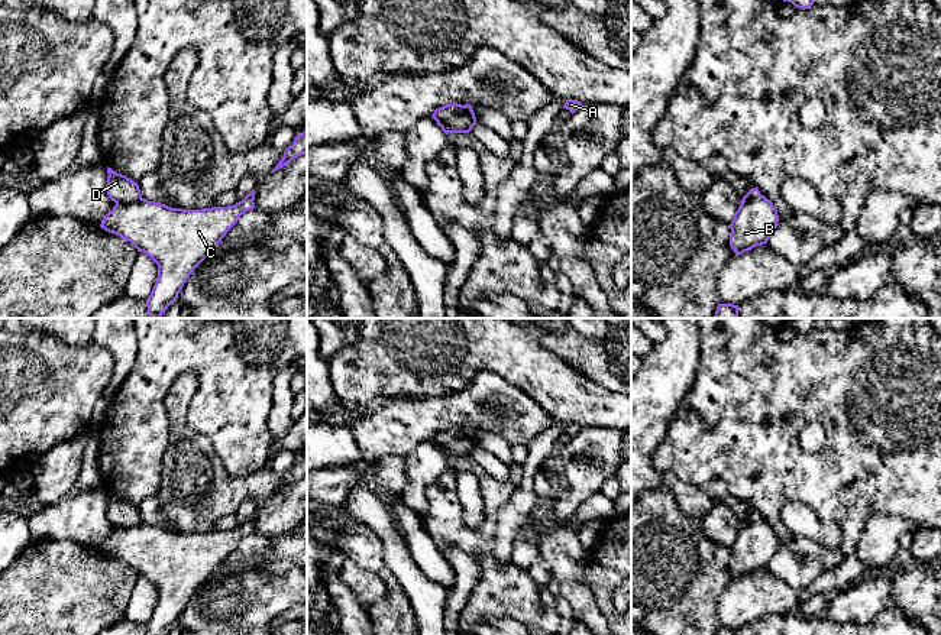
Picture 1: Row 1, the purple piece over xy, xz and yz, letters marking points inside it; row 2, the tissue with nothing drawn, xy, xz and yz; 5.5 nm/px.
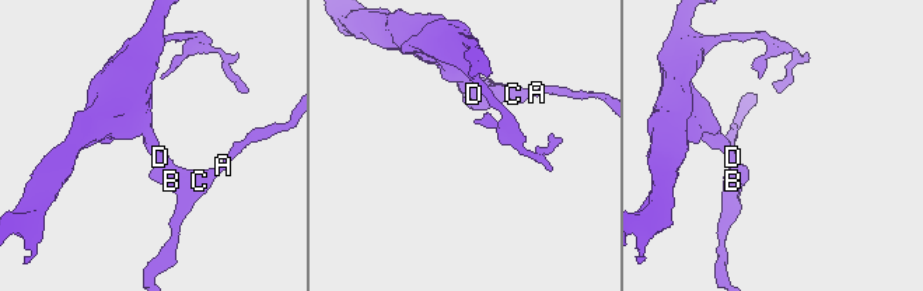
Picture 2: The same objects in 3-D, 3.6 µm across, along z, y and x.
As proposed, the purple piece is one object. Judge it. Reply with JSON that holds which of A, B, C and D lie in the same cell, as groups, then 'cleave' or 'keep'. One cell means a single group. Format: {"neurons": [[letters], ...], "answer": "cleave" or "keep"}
{"neurons": [["A", "B", "C"], ["D"]], "answer": "cleave"}

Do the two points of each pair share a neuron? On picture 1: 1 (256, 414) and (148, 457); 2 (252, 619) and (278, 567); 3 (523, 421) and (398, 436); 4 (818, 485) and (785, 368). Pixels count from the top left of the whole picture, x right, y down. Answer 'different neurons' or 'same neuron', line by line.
1: same neuron
2: different neurons
3: same neuron
4: same neuron

